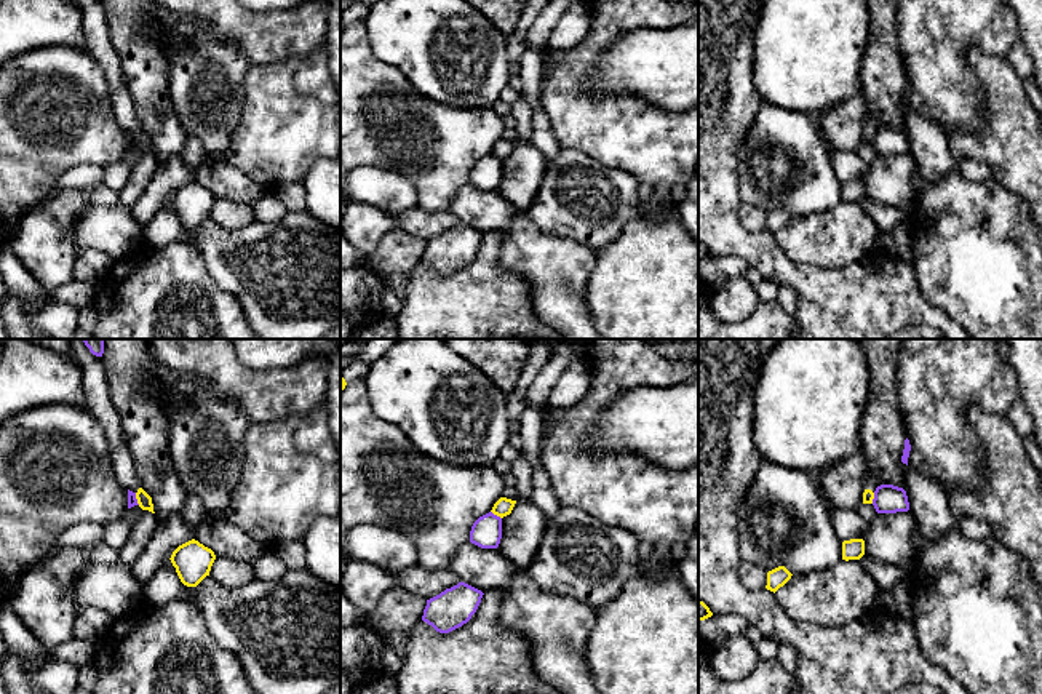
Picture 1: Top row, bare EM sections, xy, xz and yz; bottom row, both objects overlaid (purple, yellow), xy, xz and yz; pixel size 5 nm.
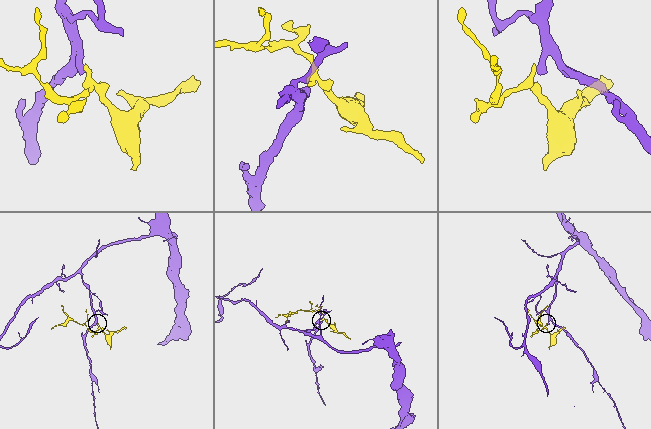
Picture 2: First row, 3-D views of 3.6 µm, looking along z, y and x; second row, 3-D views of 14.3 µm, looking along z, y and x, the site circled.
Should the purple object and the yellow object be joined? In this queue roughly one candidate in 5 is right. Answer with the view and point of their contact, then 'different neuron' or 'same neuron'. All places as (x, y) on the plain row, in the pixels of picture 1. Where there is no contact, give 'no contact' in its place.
xz (496, 157) | different neuron

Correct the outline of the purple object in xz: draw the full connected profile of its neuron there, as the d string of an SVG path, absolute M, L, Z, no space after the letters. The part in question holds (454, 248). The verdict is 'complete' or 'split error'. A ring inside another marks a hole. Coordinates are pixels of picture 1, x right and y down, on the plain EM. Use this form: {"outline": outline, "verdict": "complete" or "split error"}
{"outline": "M459 224L439 237L427 241L422 262L439 275L449 275L467 265L476 254L483 233Z", "verdict": "complete"}

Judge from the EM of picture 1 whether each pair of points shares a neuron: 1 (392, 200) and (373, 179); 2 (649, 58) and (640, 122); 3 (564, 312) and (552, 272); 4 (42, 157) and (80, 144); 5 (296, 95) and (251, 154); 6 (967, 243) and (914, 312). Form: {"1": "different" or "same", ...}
{"1": "same", "2": "different", "3": "same", "4": "same", "5": "same", "6": "different"}

